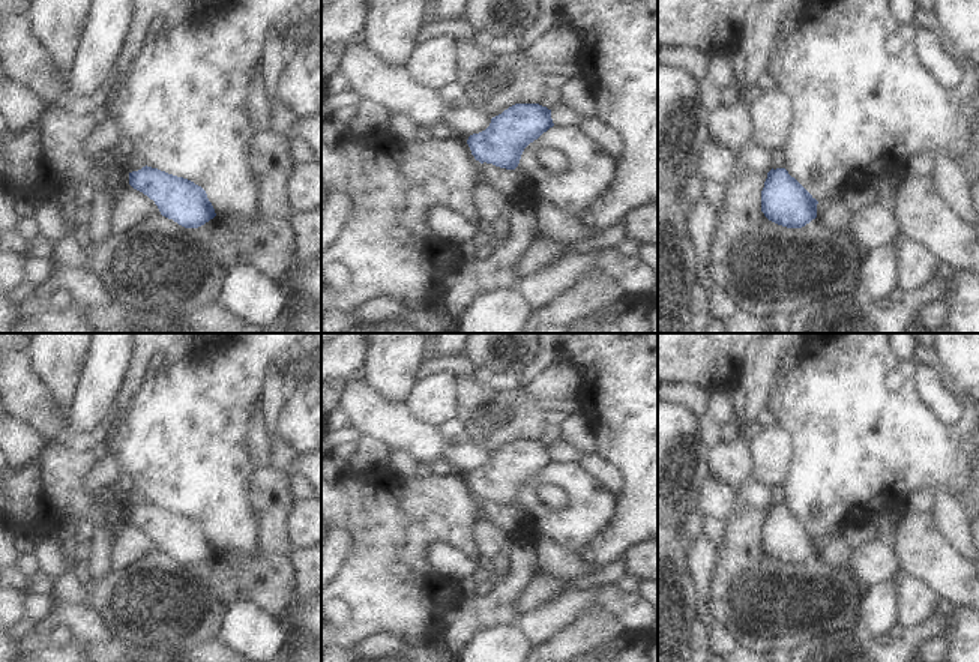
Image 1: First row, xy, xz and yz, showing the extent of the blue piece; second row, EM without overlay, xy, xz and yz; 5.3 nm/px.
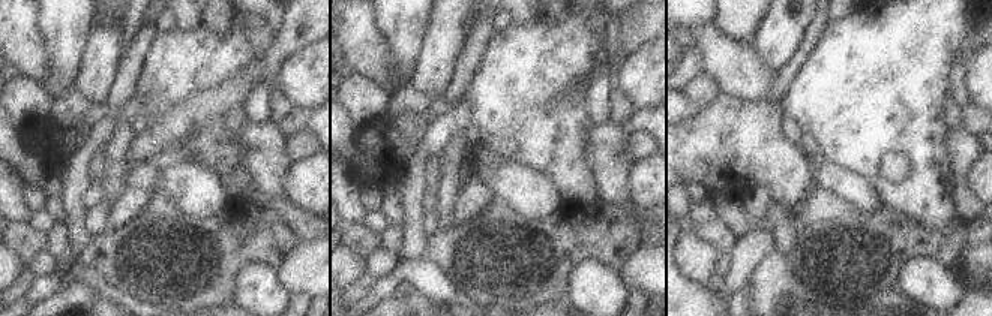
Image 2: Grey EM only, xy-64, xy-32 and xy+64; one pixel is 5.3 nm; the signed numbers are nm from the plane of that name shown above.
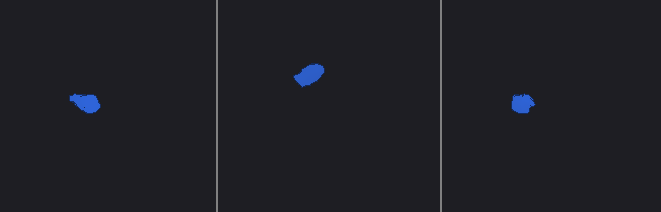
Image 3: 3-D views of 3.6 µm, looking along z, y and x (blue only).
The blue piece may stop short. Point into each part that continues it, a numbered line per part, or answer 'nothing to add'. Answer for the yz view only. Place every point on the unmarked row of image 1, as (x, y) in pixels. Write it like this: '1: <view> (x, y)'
nothing to add

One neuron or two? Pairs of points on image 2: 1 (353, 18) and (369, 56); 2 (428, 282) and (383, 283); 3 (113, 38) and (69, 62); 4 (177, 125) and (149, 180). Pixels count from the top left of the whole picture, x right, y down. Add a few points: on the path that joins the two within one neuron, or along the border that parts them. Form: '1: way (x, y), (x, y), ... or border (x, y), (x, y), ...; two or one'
1: way (356, 27), (365, 47); one
2: way (417, 274), (398, 274), (393, 279); one
3: border (99, 20), (90, 41), (81, 77), (75, 84); two
4: border (147, 162), (137, 163), (129, 169); two

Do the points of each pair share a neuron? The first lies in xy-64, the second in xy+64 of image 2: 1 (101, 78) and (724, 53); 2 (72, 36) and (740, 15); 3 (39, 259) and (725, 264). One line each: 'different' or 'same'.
1: different
2: same
3: same

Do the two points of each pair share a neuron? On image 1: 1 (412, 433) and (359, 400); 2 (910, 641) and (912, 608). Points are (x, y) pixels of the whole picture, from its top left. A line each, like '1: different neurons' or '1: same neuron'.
1: same neuron
2: different neurons

